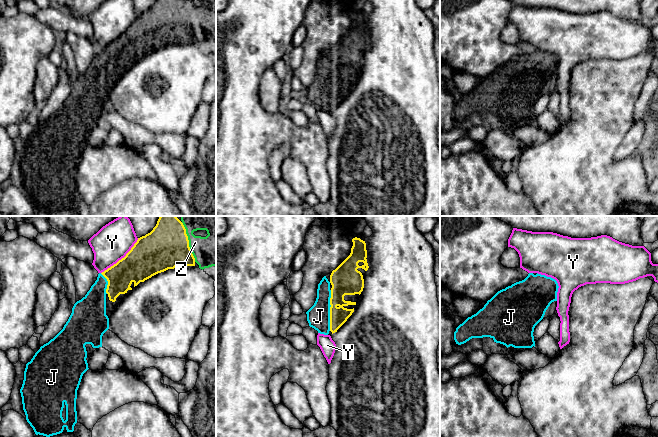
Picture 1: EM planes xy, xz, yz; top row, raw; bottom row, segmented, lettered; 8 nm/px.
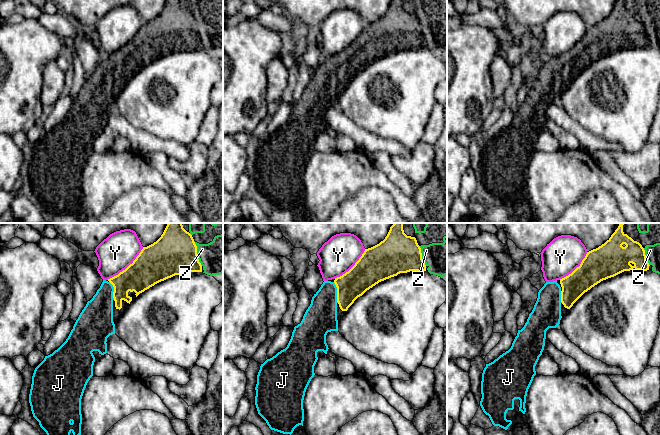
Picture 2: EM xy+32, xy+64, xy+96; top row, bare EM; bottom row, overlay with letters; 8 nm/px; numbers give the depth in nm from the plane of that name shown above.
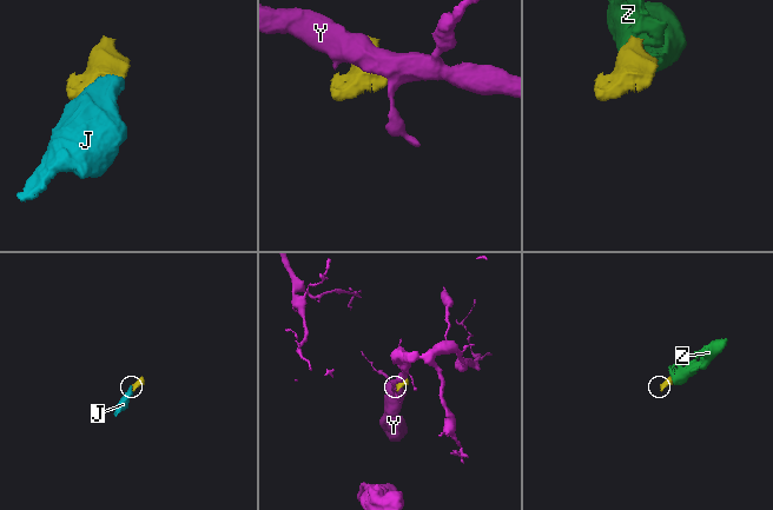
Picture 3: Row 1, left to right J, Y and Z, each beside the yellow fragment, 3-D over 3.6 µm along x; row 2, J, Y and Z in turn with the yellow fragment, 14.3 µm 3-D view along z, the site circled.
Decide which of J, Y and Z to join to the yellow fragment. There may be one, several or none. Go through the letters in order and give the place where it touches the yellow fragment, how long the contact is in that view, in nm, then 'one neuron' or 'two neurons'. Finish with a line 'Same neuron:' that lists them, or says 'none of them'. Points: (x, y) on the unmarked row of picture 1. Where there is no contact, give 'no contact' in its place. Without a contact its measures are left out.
J: xz (330, 86) | 320 nm | one neuron
Y: xy (122, 34) | 420 nm | two neurons
Z: xy (188, 19) | 320 nm | one neuron
Same neuron: J, Z

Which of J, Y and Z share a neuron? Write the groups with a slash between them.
J Z / Y

